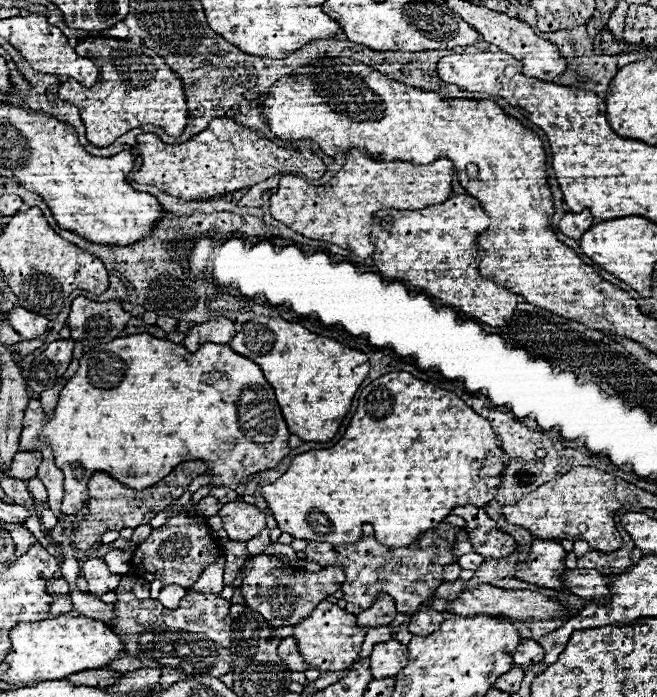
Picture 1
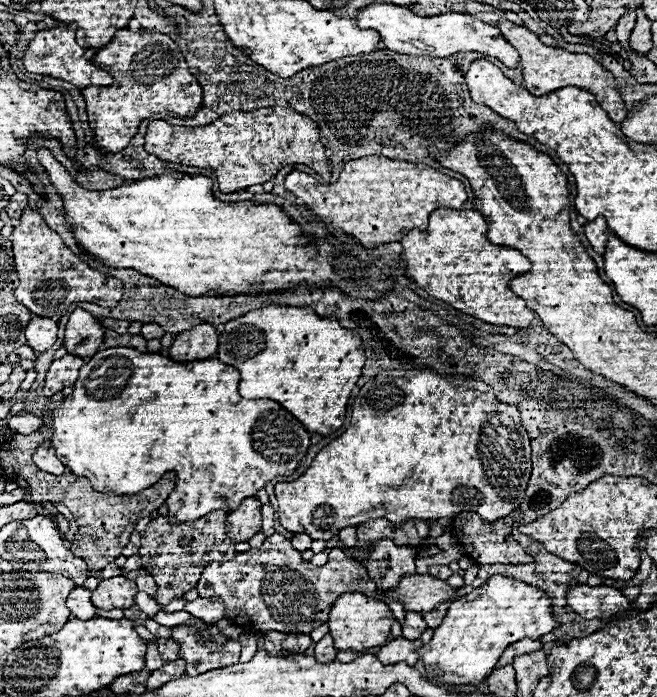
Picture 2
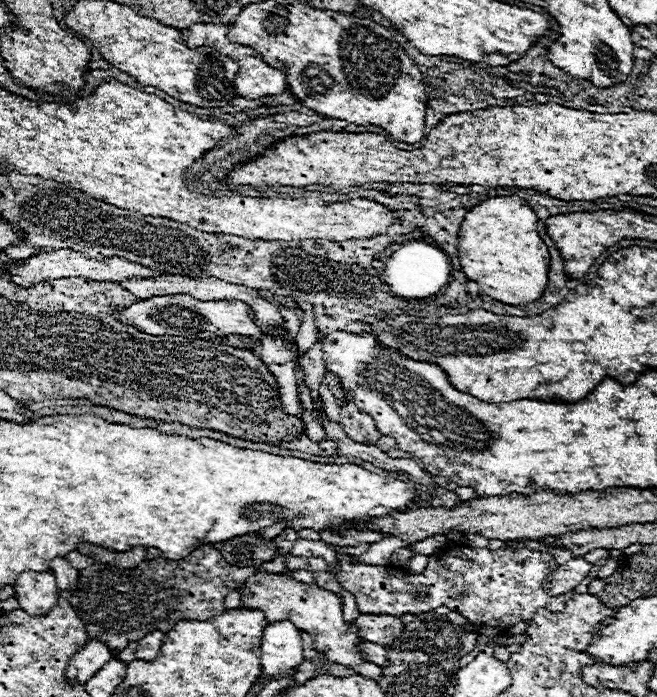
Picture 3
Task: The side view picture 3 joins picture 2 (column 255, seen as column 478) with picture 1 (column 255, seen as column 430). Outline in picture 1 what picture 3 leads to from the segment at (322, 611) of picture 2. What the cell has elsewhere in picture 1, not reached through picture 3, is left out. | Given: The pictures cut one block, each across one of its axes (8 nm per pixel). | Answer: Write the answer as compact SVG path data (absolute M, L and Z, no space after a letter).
M258 554L252 556L248 564L242 566L242 596L246 600L248 608L254 608L256 612L262 612L262 616L270 622L270 626L294 626L300 624L310 612L328 596L332 596L342 584L344 584L344 570L342 564L330 564L322 568L320 572L306 572L296 570L274 556Z

